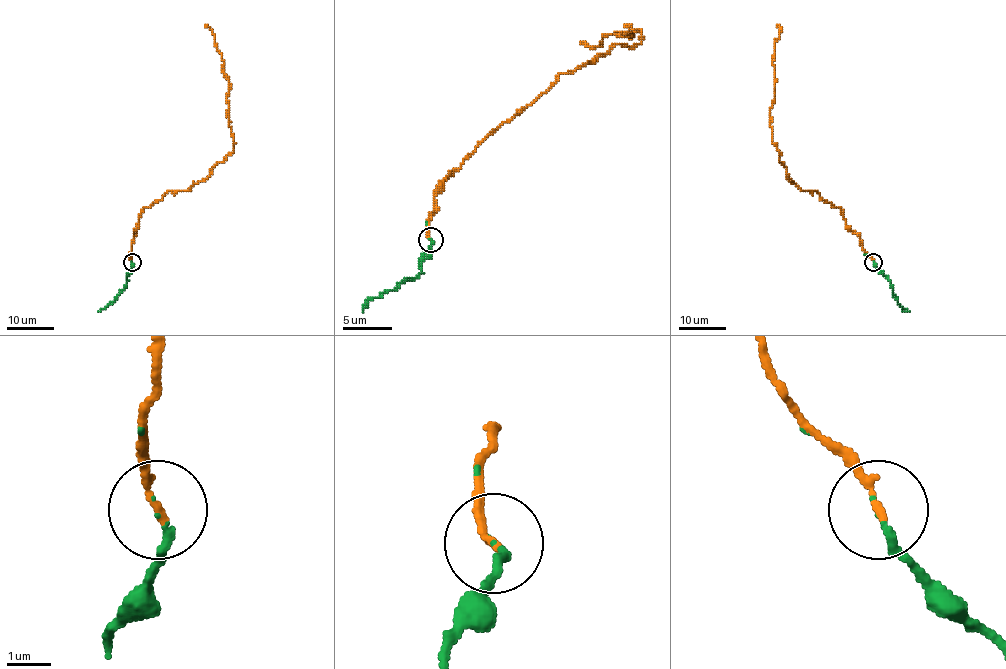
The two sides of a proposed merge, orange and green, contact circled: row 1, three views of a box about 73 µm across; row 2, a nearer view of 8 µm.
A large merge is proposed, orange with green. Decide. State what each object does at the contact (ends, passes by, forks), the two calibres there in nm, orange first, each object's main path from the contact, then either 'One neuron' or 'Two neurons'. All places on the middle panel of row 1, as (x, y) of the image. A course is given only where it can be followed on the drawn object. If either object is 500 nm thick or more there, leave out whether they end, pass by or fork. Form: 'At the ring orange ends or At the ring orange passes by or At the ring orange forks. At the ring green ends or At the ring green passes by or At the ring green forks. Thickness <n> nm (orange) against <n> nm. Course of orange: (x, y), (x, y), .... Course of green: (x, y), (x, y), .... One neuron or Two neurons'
At the ring orange ends. At the ring green ends. Thickness 180 nm (orange) against 140 nm. Course of orange: (431, 239), (434, 193), (485, 139), (560, 73), (636, 46), (641, 31), (580, 41). Course of green: (431, 239), (431, 249), (419, 263), (421, 271), (414, 278), (402, 280), (373, 297), (363, 312). One neuron

